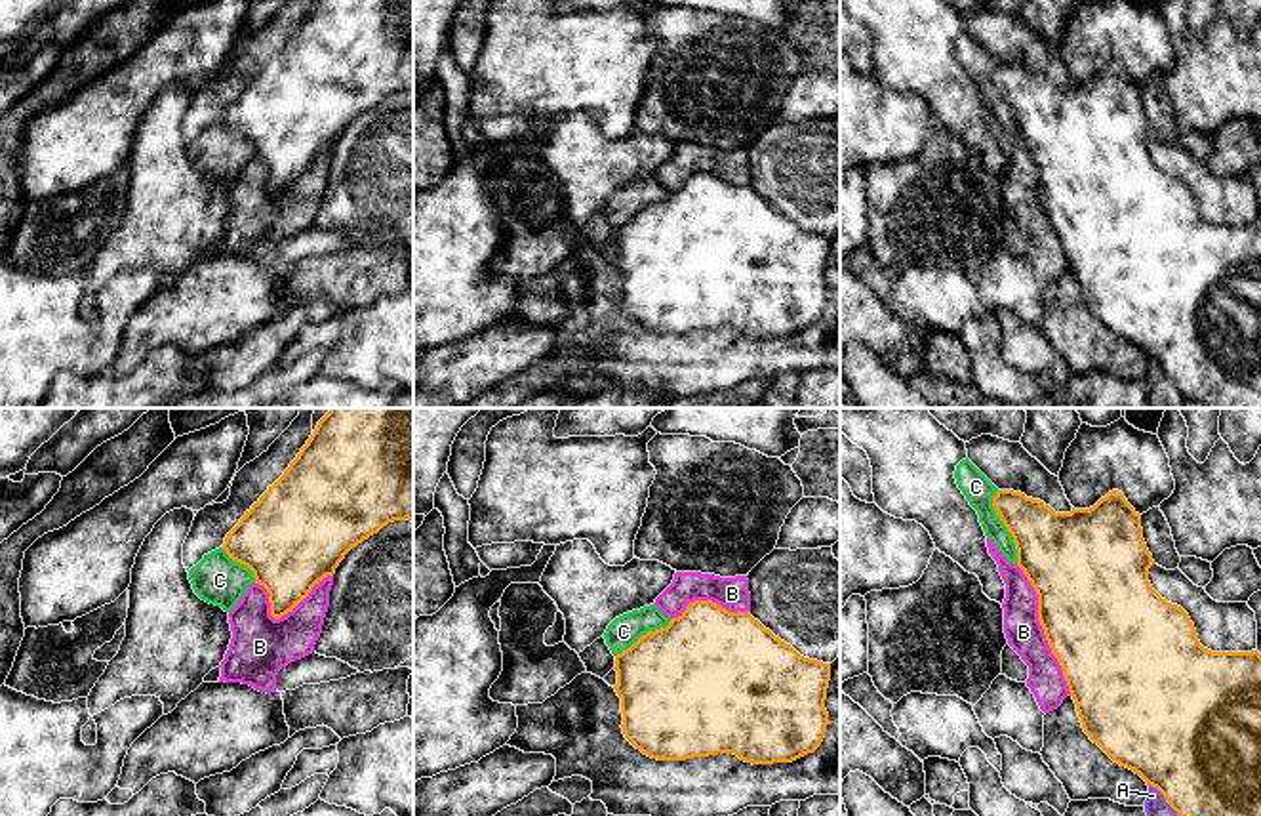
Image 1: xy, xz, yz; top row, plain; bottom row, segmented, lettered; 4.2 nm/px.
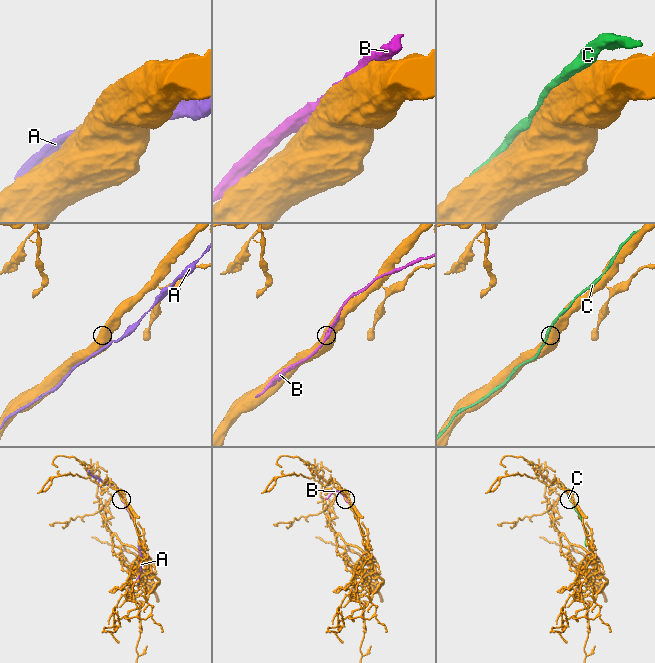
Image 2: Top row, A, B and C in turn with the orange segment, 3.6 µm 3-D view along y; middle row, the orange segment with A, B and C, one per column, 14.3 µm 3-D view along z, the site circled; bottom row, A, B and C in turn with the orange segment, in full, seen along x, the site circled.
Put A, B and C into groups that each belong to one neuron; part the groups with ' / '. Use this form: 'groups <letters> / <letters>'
groups A / B / C

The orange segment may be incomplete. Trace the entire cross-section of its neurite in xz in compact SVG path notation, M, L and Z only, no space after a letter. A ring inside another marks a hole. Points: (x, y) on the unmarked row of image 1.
M693 173L667 200L648 204L615 229L623 307L657 334L733 326L745 336L792 336L827 305L831 236L800 229L749 185Z

